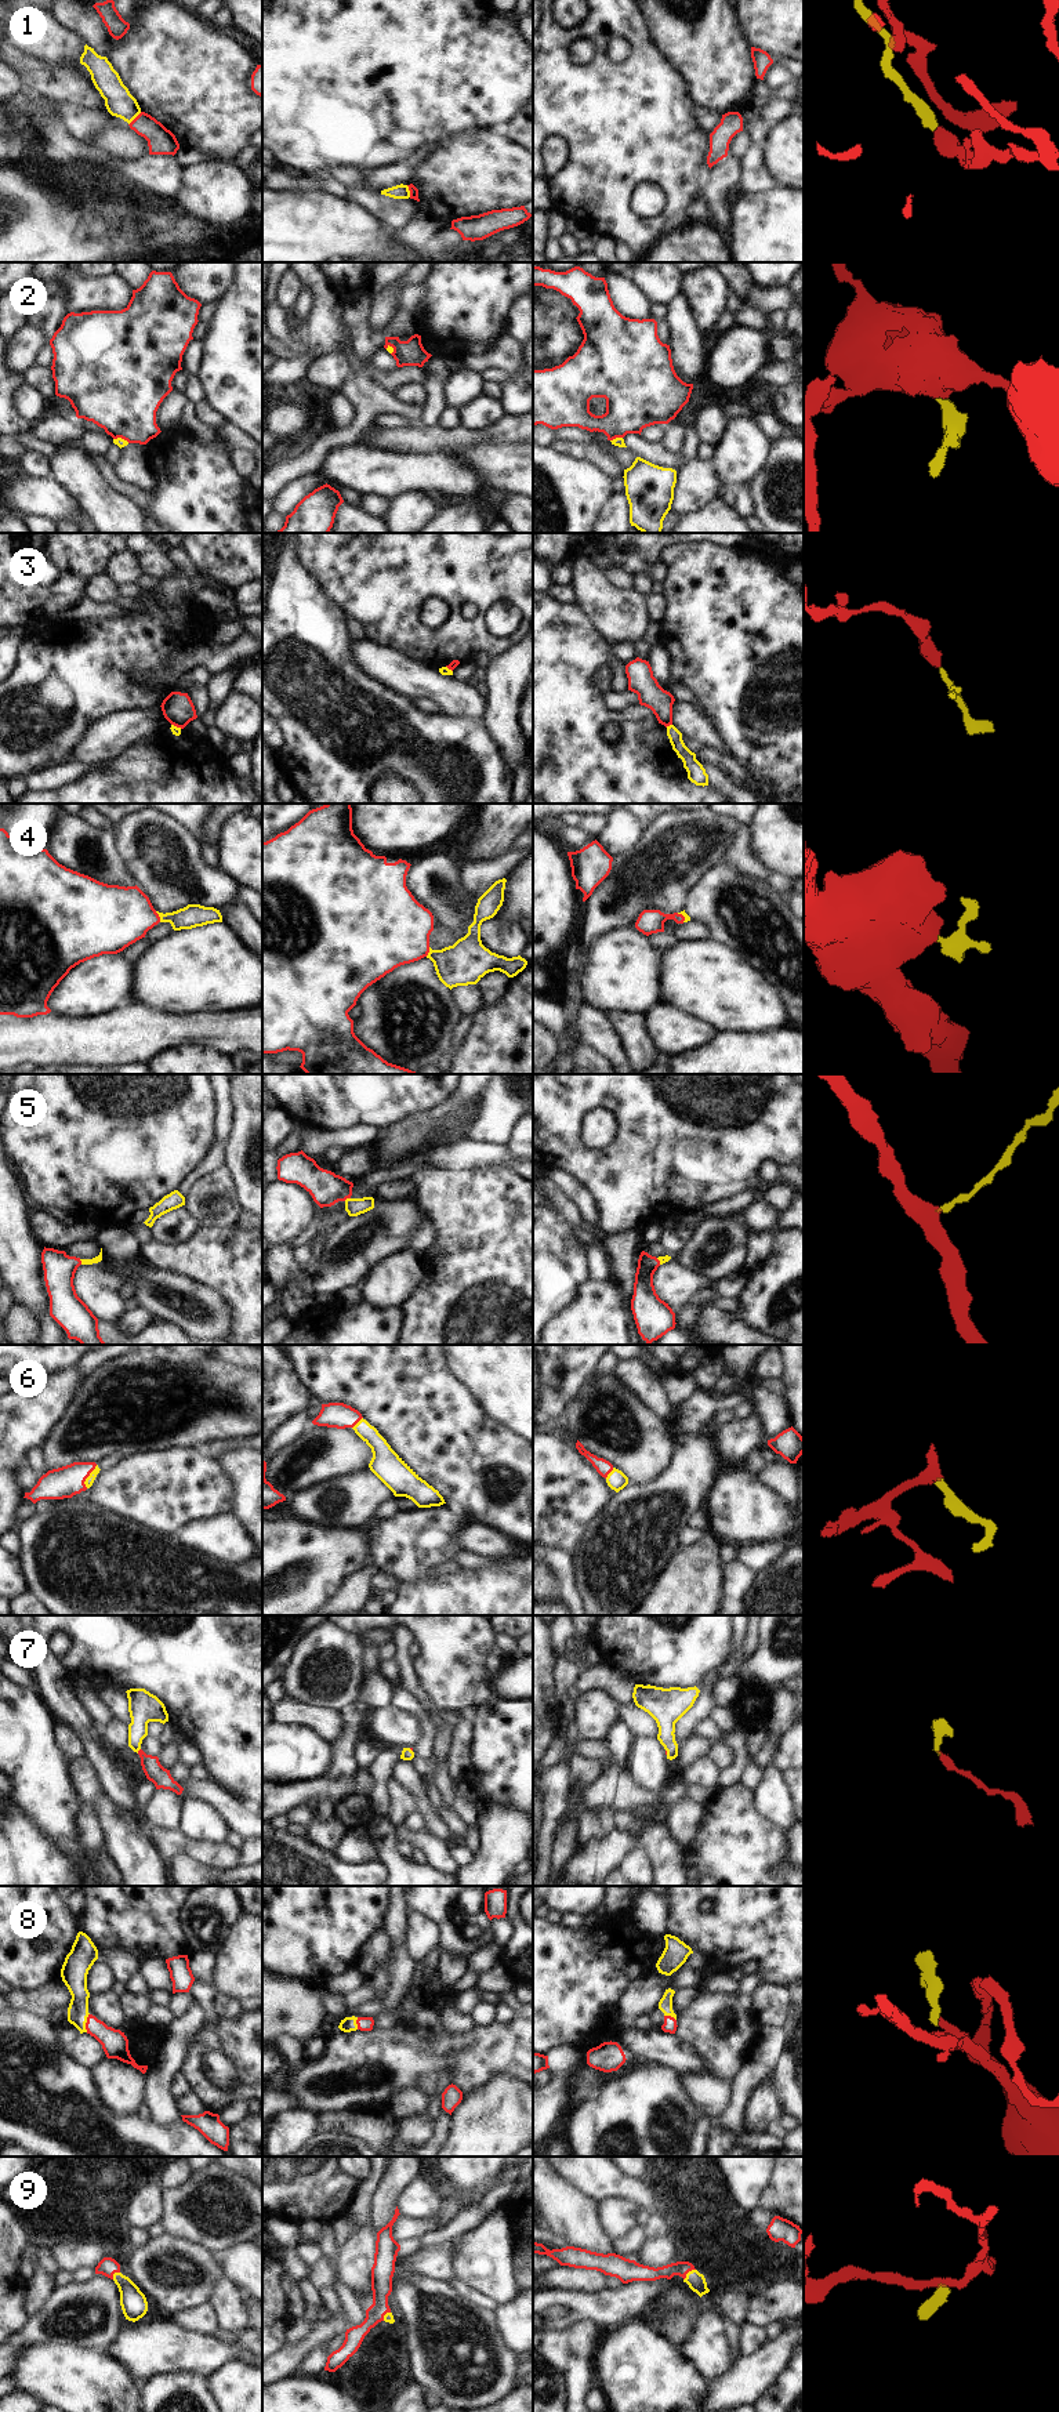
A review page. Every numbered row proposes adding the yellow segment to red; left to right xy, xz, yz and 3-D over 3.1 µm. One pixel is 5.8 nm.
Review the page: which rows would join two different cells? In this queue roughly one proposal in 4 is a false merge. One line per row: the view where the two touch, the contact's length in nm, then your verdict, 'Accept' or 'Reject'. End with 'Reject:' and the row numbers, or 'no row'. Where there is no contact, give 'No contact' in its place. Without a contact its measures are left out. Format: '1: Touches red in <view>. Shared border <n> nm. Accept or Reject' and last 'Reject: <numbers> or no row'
1: Touches red in xy. Shared border 110 nm. Reject
2: Touches red in xy. Shared border 100 nm. Reject
3: Touches red in yz. Shared border 40 nm. Reject
4: Touches red in xy. Shared border 70 nm. Accept
5: Touches red in xz. Shared border 40 nm. Accept
6: Touches red in xy. Shared border 150 nm. Accept
7: Touches red in xy. Shared border 40 nm. Accept
8: Touches red in xy. Shared border 110 nm. Accept
9: Touches red in yz. Shared border 100 nm. Accept
Reject: 1, 2, 3.

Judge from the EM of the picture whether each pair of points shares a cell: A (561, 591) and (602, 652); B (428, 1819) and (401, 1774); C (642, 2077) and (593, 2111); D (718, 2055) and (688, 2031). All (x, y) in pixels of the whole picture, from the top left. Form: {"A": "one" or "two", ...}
{"A": "two", "B": "one", "C": "one", "D": "one"}

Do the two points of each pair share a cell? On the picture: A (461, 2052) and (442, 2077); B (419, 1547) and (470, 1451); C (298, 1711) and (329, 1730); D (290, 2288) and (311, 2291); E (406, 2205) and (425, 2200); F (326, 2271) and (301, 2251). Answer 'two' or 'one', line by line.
A: two
B: two
C: one
D: two
E: one
F: two

